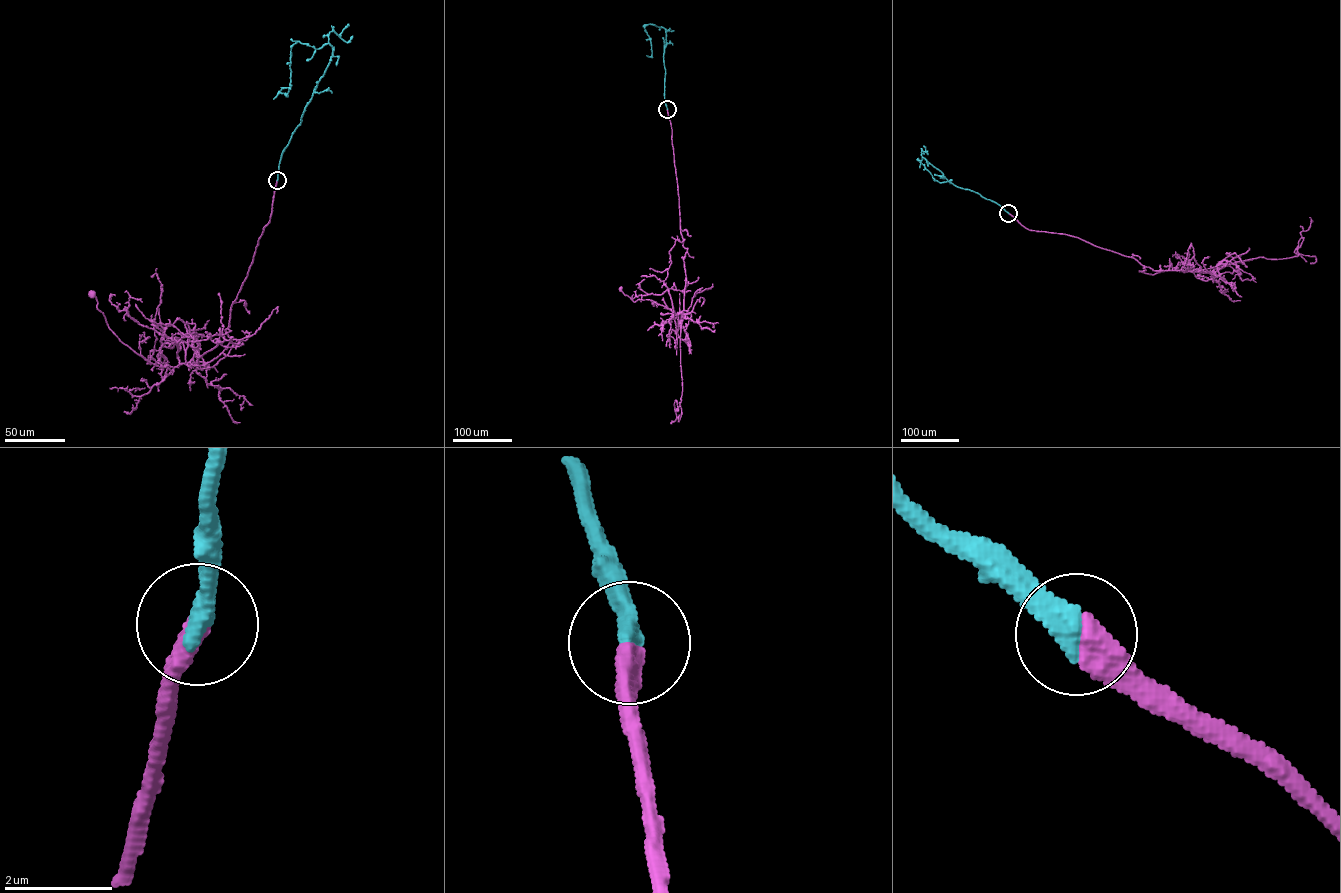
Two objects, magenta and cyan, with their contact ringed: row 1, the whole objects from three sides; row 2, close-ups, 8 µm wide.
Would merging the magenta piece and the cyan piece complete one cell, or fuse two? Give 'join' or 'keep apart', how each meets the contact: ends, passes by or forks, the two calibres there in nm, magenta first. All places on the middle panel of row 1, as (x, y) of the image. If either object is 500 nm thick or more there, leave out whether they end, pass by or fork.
join | 500/440 nm

